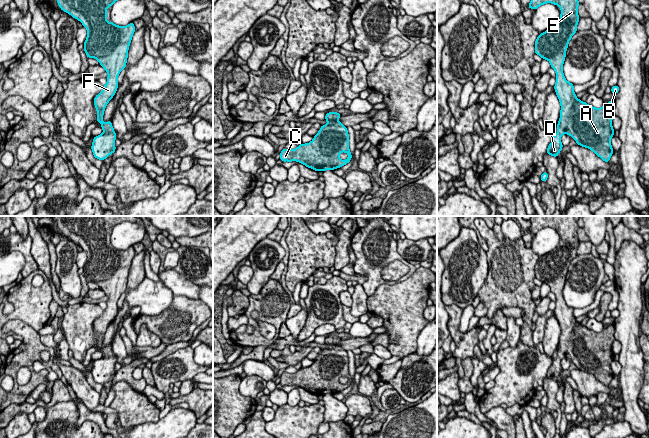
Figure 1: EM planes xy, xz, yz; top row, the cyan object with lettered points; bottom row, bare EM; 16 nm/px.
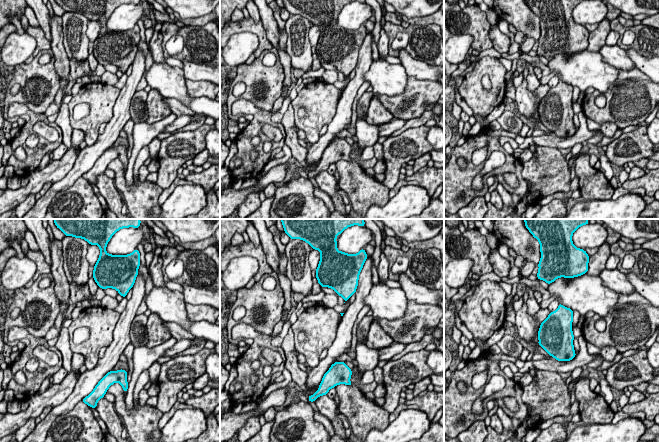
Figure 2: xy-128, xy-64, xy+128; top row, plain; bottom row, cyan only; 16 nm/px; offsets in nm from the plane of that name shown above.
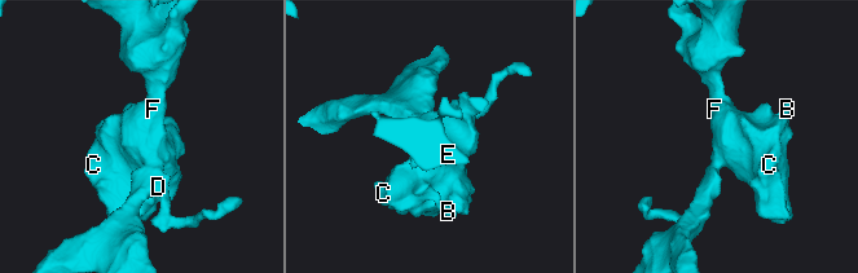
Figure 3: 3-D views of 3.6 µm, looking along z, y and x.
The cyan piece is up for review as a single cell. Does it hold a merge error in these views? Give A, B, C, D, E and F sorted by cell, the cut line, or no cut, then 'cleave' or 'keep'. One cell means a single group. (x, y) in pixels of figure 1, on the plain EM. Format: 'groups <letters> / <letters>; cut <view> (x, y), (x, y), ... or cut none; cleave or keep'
groups A B C D E F; cut none; keep

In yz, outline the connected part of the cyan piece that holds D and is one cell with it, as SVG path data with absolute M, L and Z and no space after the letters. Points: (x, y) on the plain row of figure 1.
M532 216L528 228L533 234L546 227L557 229L561 233L560 244L539 258L534 268L535 278L548 284L556 296L554 313L561 330L556 350L558 357L552 360L547 378L558 381L563 372L561 360L568 358L577 369L592 374L604 386L609 386L614 376L611 369L614 360L614 324L603 328L601 332L582 326L574 317L574 309L563 298L568 267L577 256L579 246L578 220L579 216Z

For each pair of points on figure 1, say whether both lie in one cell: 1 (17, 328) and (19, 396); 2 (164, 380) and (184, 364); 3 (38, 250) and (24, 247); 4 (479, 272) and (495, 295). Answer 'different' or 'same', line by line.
1: same
2: same
3: different
4: different

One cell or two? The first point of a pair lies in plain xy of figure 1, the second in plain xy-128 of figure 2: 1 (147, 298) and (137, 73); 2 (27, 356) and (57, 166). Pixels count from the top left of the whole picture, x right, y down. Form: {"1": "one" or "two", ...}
{"1": "two", "2": "two"}

